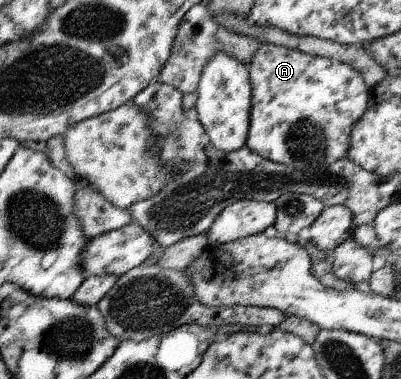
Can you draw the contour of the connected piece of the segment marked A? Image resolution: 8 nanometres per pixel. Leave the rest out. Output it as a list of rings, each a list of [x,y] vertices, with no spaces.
[[[267,43],[255,54],[249,71],[253,85],[253,110],[250,111],[247,147],[267,160],[304,173],[321,170],[347,158],[352,131],[367,112],[371,99],[365,78],[356,69],[340,61]]]

